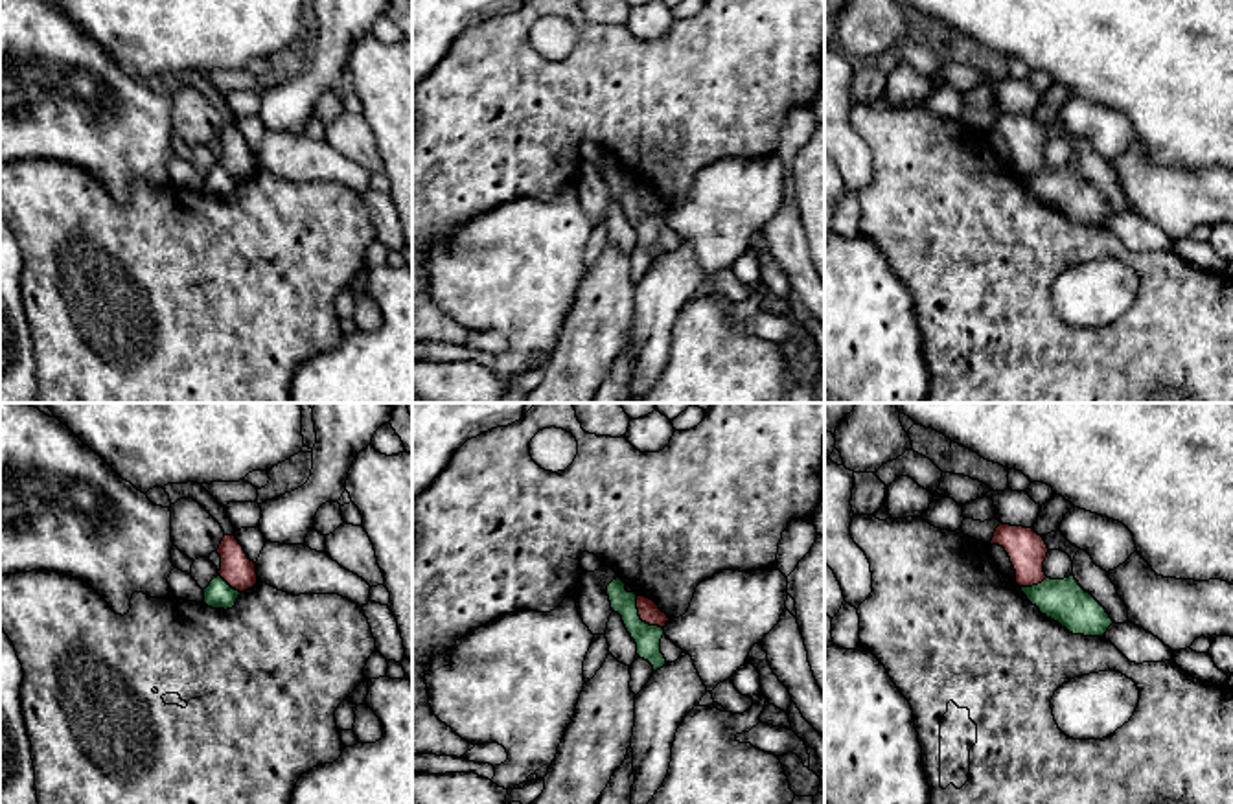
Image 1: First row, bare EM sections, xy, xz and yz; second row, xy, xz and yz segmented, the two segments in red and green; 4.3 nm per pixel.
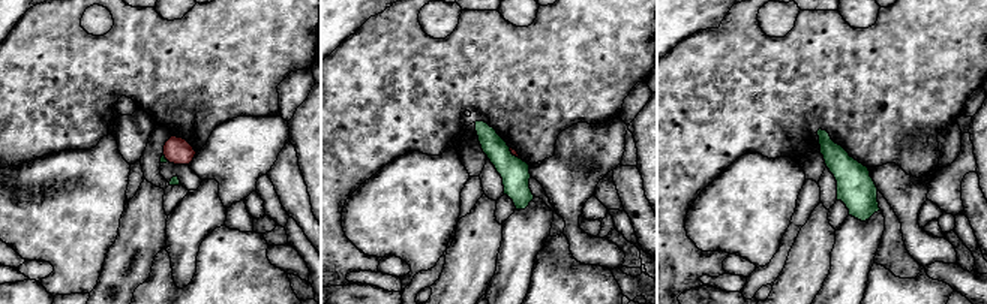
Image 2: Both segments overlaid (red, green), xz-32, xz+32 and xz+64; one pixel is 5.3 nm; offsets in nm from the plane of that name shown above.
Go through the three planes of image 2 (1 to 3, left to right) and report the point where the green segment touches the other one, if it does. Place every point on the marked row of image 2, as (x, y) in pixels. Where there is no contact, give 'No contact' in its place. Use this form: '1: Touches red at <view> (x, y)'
1: Touches red at xz-32 (165, 157)
2: Touches red at xz+32 (513, 154)
3: No contact

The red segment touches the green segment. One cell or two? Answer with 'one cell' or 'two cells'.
two cells

